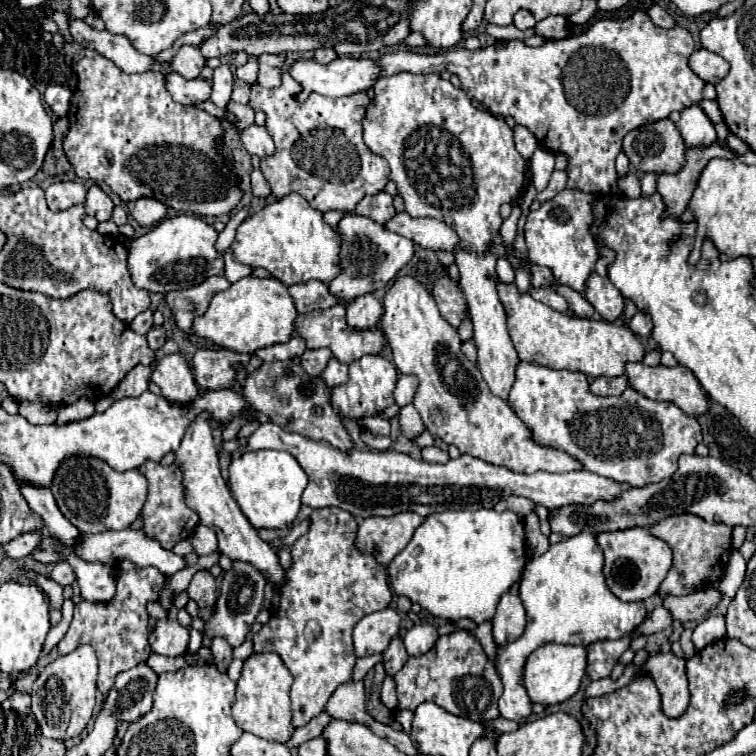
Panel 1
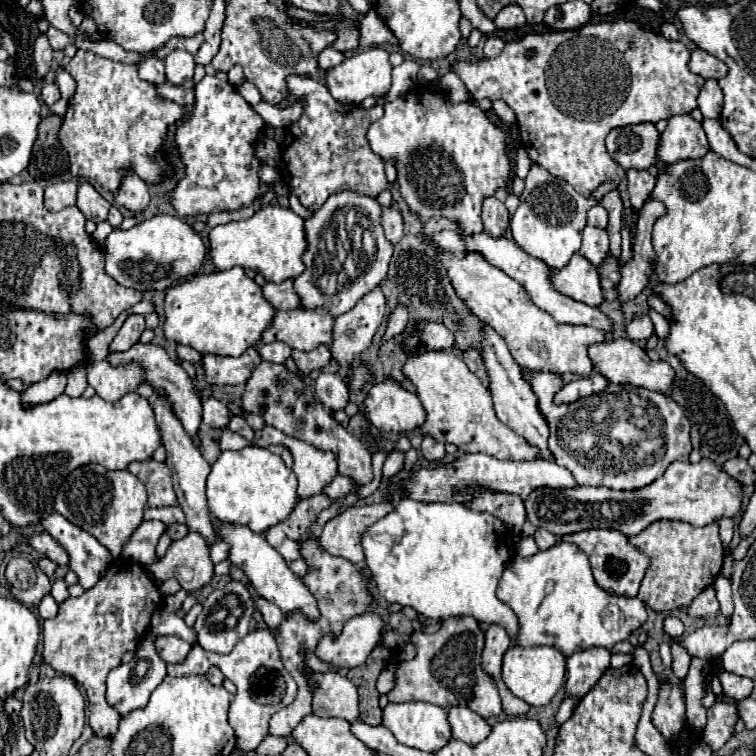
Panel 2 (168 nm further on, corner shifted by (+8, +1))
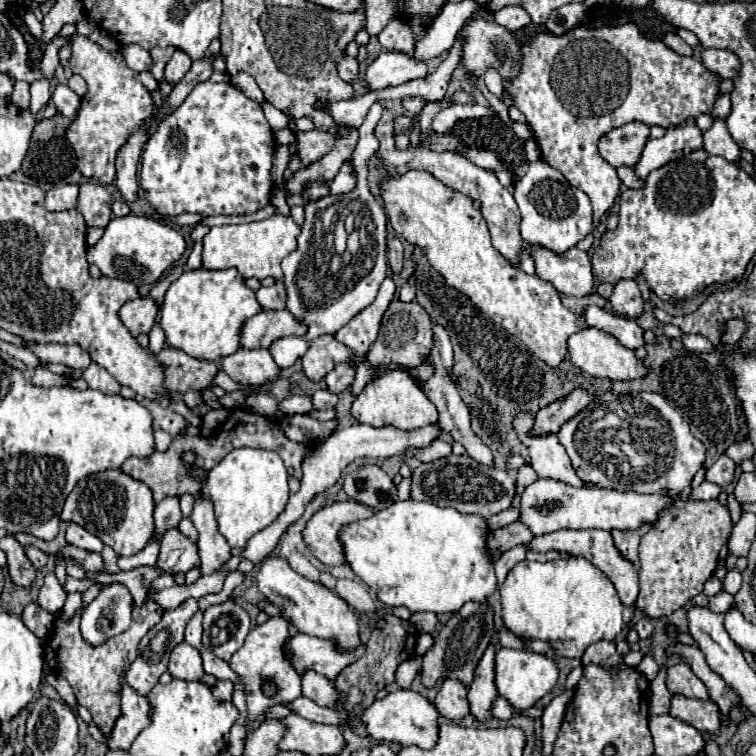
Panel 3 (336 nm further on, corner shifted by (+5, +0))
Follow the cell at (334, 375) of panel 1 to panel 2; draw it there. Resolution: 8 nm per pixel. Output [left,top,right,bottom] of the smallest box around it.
[314,372,348,410]

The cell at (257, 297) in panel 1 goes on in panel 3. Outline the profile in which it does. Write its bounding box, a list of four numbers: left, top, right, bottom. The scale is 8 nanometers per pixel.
[161,269,263,361]

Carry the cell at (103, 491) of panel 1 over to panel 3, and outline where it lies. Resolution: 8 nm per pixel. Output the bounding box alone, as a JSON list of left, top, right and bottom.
[61,469,155,557]

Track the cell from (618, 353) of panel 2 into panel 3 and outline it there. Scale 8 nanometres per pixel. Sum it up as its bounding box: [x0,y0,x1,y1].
[567,327,649,381]

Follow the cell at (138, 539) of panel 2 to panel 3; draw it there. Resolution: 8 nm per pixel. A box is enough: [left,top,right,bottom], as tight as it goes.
[155,497,181,539]

